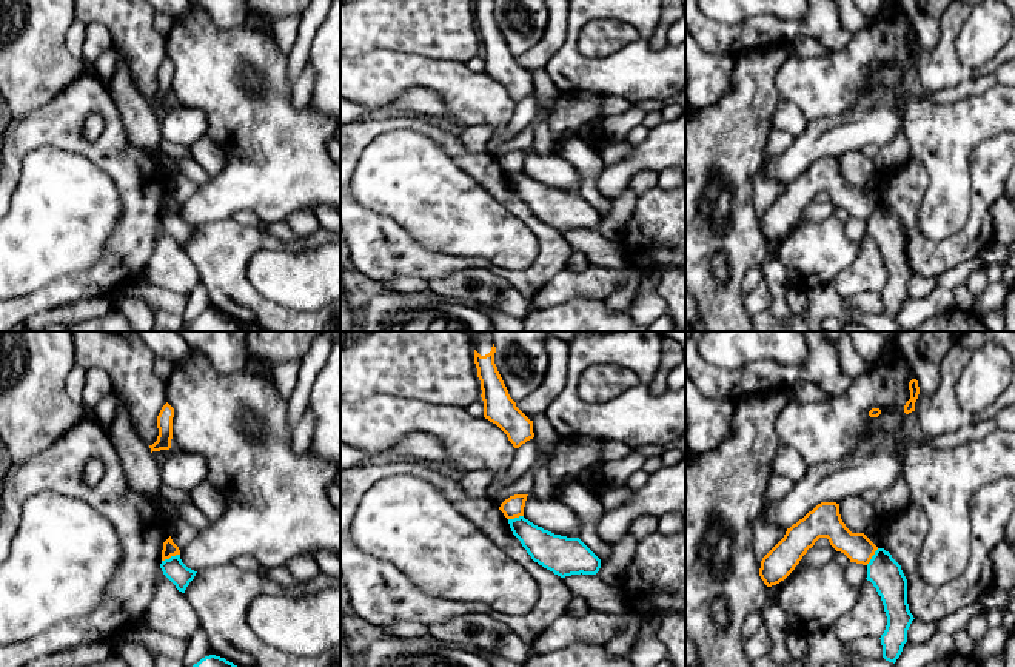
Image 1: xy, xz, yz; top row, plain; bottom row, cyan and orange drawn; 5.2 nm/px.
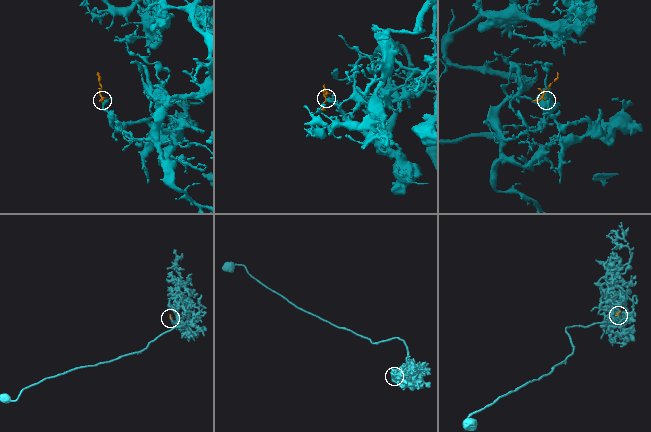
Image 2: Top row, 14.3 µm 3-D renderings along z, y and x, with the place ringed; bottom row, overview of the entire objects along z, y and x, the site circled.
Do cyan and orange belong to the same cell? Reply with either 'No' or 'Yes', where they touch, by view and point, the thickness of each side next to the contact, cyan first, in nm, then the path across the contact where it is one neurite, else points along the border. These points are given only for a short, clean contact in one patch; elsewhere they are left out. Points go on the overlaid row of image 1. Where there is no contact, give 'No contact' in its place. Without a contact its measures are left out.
No. Touches cyan at xy (170, 558). Thickness 110 nm (cyan) against 80 nm. Boundary: xy (179, 553), (162, 561)

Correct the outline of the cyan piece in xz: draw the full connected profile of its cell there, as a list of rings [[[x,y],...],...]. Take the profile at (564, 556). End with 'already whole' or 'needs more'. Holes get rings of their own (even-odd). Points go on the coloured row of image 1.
[[[524,516],[508,519],[513,535],[534,562],[554,575],[596,575],[601,559],[579,539],[554,535]]] | already whole

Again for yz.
[[[878,548],[872,556],[866,579],[881,596],[887,616],[886,630],[879,638],[883,658],[895,664],[907,642],[907,630],[915,619],[907,604],[907,579],[901,565],[884,548]]] | already whole

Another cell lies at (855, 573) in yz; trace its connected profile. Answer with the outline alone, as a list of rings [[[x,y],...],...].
[[[850,562],[847,567],[844,567],[844,576],[850,587],[859,587],[867,578],[867,565]]]

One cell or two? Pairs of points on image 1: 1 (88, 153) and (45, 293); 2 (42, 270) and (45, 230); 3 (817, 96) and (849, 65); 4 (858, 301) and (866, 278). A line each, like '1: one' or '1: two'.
1: one
2: one
3: one
4: two

